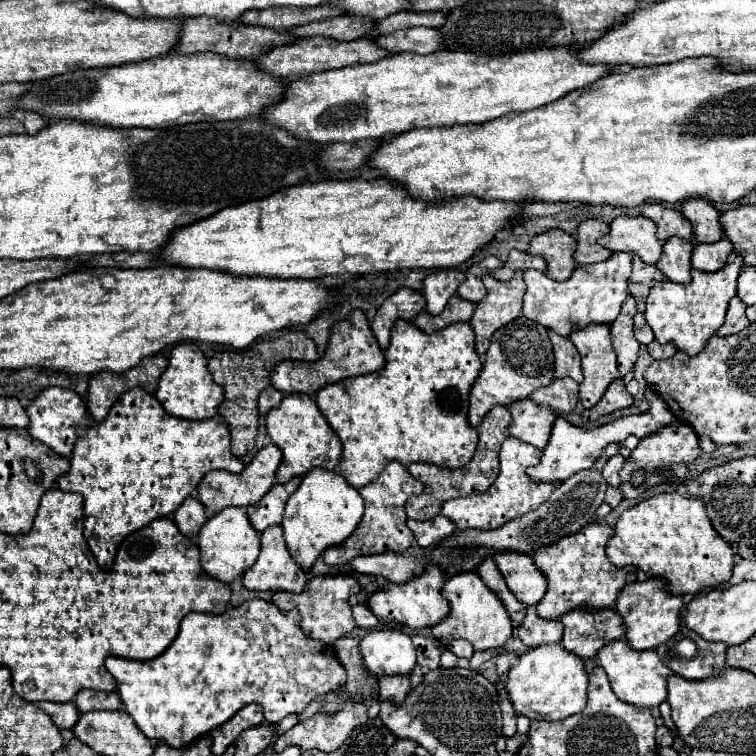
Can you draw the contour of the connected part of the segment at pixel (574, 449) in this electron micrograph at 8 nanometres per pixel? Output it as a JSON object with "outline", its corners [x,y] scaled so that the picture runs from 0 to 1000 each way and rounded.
{"outline":[[[857,520],[857,528],[860,528],[860,544],[857,546],[847,546],[847,549],[833,549],[833,552],[820,552],[810,560],[802,560],[796,565],[788,565],[788,567],[770,567],[770,565],[759,565],[754,562],[749,554],[738,552],[735,560],[733,560],[733,567],[730,567],[730,578],[728,578],[728,586],[725,591],[717,597],[717,607],[712,615],[706,618],[698,618],[696,626],[701,631],[701,636],[709,636],[709,639],[735,639],[735,636],[749,636],[754,628],[770,623],[770,620],[780,620],[791,604],[796,602],[796,597],[807,589],[807,586],[825,586],[825,581],[831,575],[839,575],[844,581],[852,581],[862,573],[870,573],[878,562],[886,562],[892,557],[892,549],[889,544],[884,541],[884,536],[865,525],[862,520]]]}

